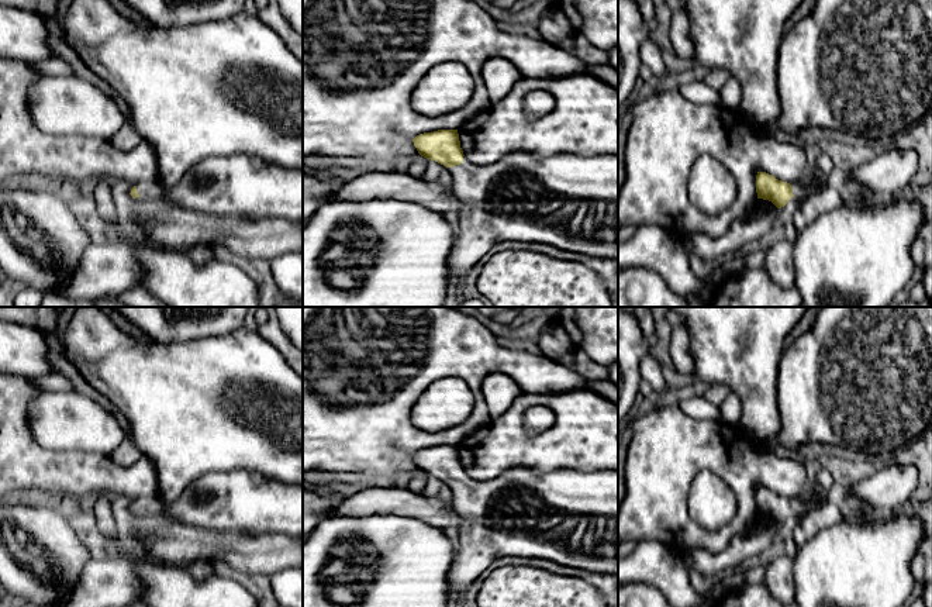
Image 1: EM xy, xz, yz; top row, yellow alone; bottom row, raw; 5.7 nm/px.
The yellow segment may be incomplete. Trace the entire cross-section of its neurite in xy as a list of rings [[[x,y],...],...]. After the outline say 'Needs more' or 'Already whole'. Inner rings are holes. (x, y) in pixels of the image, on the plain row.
[[[246,469],[204,473],[172,504],[163,504],[156,494],[134,501],[130,510],[132,514],[149,511],[159,521],[179,521],[214,532],[237,532],[249,537],[284,534],[303,538],[303,487],[284,484]]]. Needs more

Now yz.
[[[757,487],[756,490],[757,514],[769,515],[777,524],[784,522],[791,513],[801,518],[807,511],[819,507],[824,501],[826,501],[826,496],[811,497],[808,494],[802,494],[798,499],[790,500],[766,487]]]. Needs more

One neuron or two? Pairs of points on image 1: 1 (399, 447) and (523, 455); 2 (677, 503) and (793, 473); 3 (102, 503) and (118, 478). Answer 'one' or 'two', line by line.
1: two
2: one
3: two

